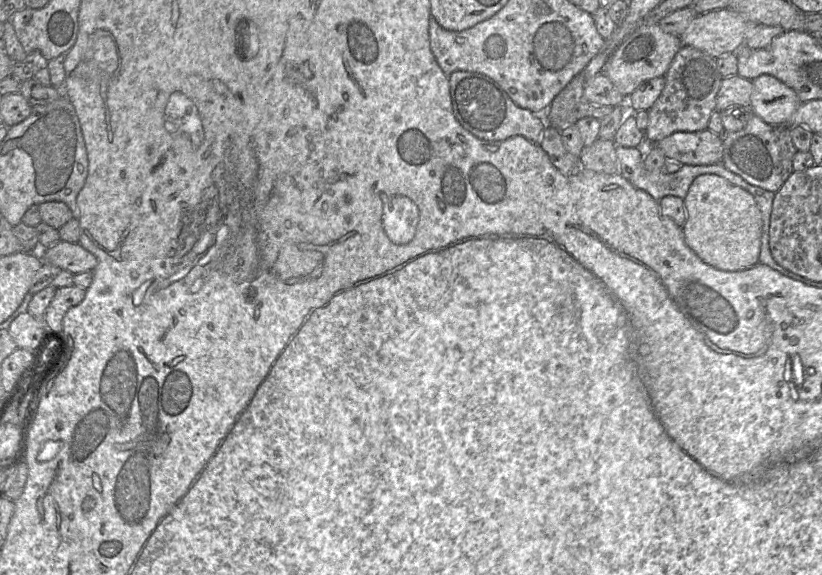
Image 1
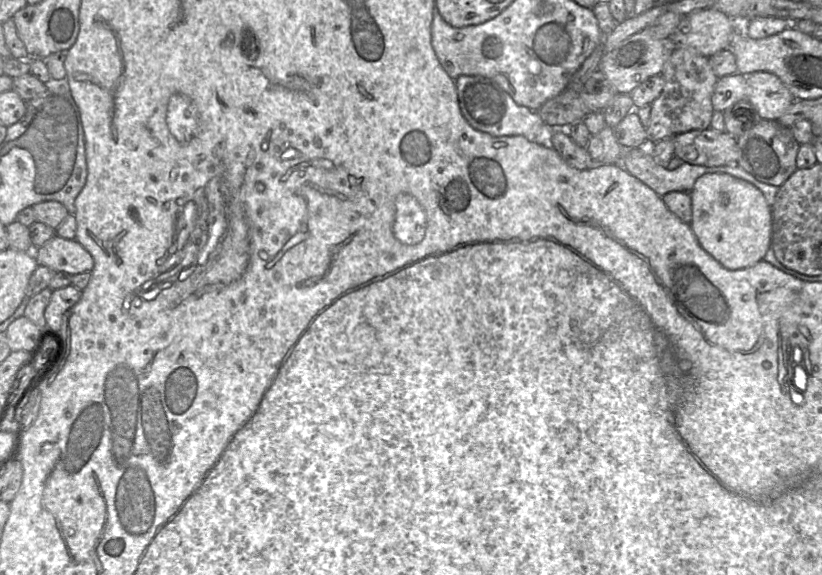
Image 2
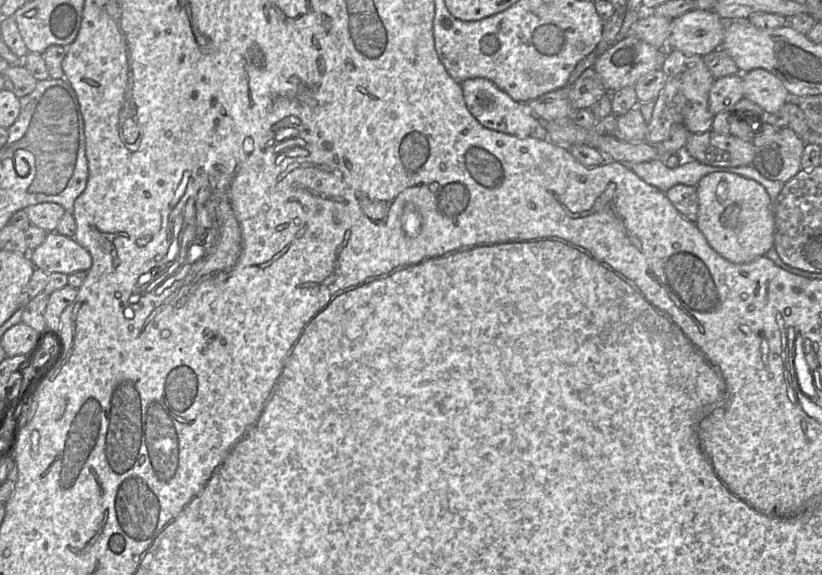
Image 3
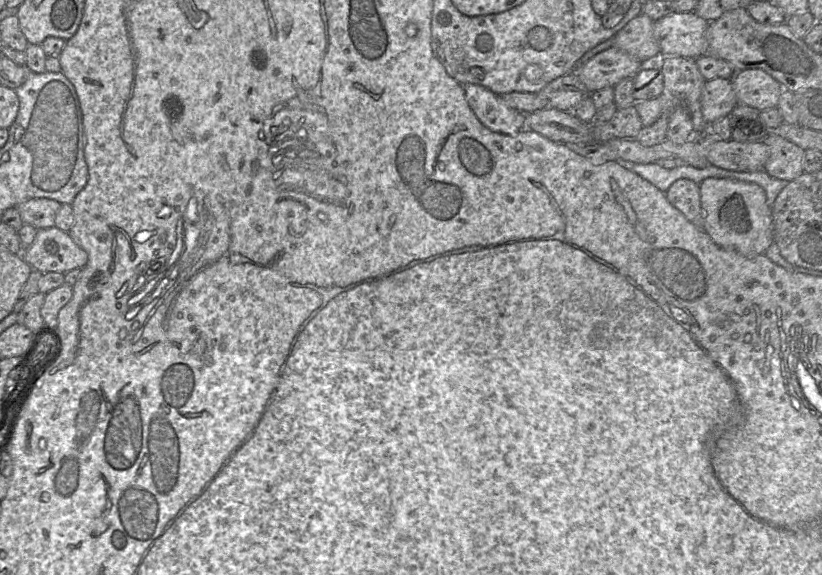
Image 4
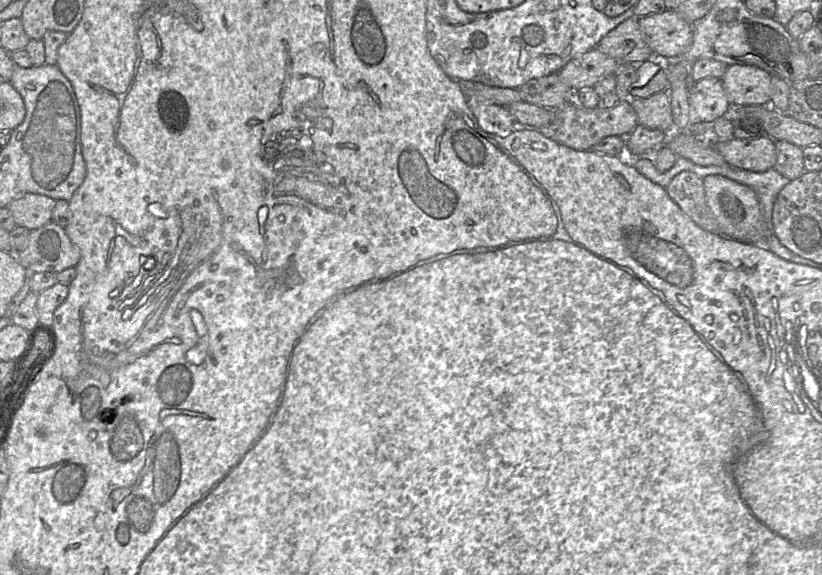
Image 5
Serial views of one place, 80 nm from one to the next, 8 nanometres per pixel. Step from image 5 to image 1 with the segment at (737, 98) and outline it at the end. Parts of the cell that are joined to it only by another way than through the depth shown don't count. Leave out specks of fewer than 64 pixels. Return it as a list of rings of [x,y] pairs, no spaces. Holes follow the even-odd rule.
[[[762,74],[752,80],[751,108],[763,121],[788,125],[802,103],[796,92],[772,75]]]

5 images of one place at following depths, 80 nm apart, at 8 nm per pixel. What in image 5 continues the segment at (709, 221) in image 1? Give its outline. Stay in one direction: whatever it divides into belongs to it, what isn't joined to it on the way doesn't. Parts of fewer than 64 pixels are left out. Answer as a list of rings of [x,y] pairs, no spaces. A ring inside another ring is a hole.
[[[720,175],[706,176],[703,180],[706,201],[718,223],[719,235],[742,243],[765,246],[767,228],[765,227],[759,199],[755,191],[749,186]]]

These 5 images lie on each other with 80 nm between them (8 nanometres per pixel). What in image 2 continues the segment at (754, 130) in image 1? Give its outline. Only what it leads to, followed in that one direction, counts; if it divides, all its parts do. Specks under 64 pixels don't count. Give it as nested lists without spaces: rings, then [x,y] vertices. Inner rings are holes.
[[[760,119],[737,138],[737,166],[757,180],[780,187],[798,169],[796,165],[800,144],[791,127],[783,126],[778,120]]]

